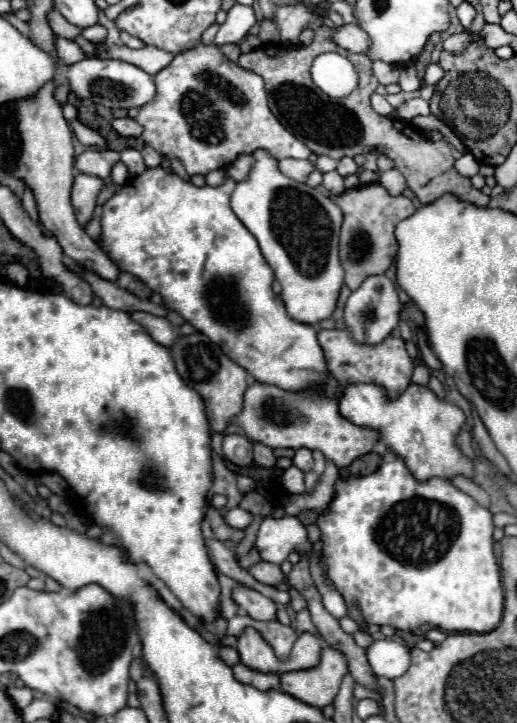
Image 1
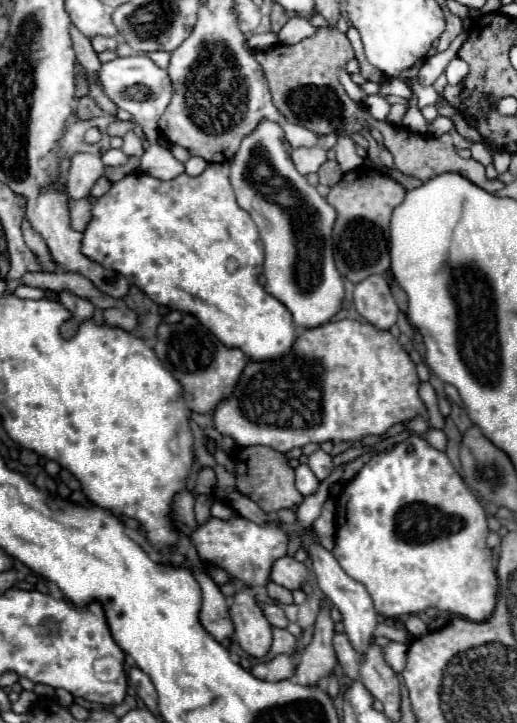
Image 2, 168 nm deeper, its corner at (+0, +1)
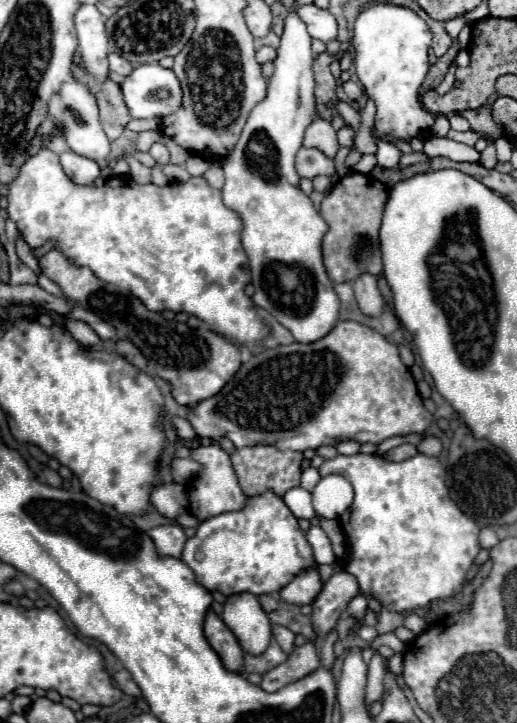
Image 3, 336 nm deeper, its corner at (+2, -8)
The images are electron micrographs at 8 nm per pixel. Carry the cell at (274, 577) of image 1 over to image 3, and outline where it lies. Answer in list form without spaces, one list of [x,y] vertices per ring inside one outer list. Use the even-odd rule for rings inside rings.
[[[308,568],[298,572],[292,582],[288,586],[284,586],[280,590],[280,598],[288,604],[312,604],[312,600],[316,598],[316,594],[320,592],[322,582],[320,582],[320,574],[316,568]]]

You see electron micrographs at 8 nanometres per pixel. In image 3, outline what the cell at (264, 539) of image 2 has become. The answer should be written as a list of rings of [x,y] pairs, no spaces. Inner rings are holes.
[[[264,492],[258,498],[248,498],[244,510],[240,512],[226,512],[204,520],[198,526],[198,532],[186,542],[182,552],[182,562],[186,562],[194,570],[196,580],[210,592],[218,590],[226,596],[250,592],[260,596],[260,594],[270,594],[284,588],[284,584],[288,584],[288,580],[292,580],[296,572],[312,566],[314,558],[304,532],[298,528],[298,520],[286,508],[282,498],[278,498],[274,492]]]

